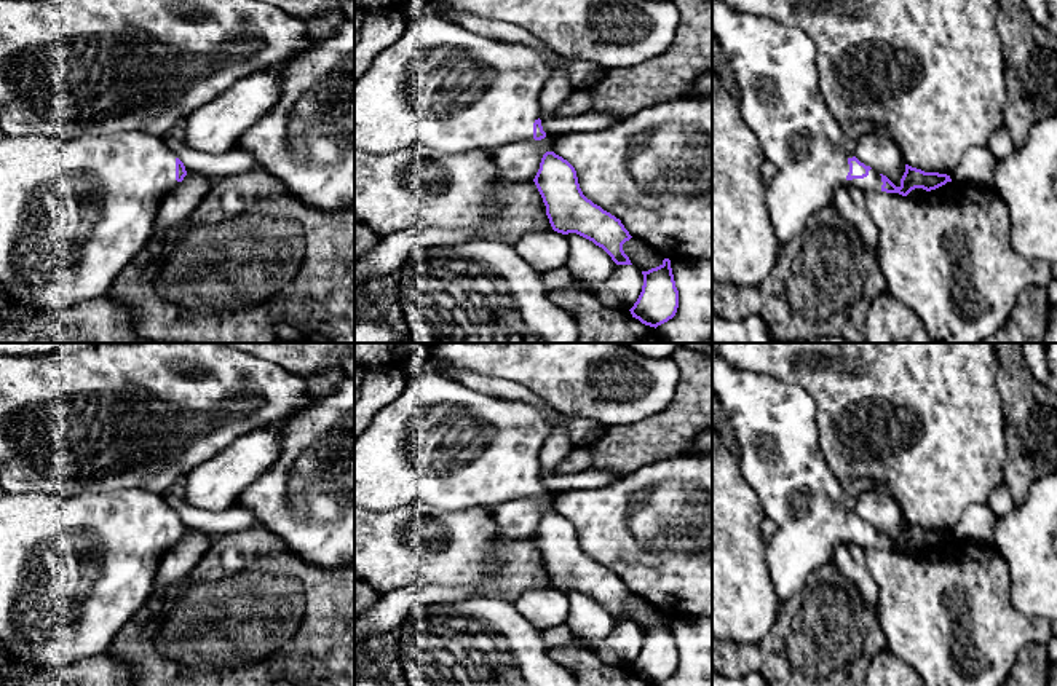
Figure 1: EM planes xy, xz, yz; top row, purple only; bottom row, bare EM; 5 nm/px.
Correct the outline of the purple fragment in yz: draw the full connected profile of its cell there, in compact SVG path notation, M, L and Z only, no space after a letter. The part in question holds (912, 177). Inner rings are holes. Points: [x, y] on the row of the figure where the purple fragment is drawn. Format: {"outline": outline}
{"outline": "M712 0L712 34L739 86L739 113L758 139L765 160L778 168L774 179L766 183L766 206L779 247L800 236L814 212L833 206L838 187L907 196L915 188L931 191L952 182L947 174L924 172L905 164L901 185L896 187L886 175L843 153L840 140L846 129L824 101L816 67L816 45L800 27L746 14L723 0Z"}

